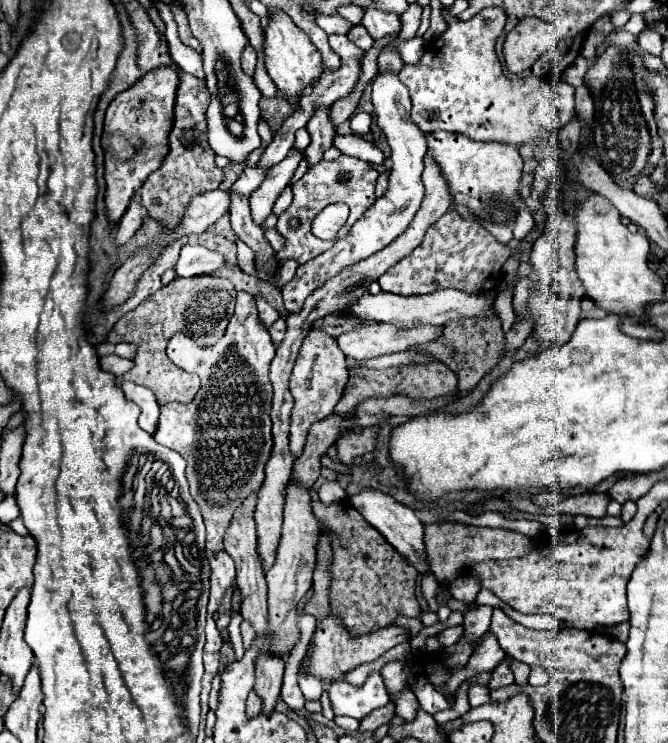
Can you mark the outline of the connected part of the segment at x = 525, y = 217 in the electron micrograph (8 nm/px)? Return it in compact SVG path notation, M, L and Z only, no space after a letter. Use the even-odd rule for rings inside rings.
M517 200L515 206L517 206L517 220L515 220L515 226L513 226L513 236L517 240L523 240L531 232L531 228L533 228L535 222L533 222L531 210L525 206L523 200Z

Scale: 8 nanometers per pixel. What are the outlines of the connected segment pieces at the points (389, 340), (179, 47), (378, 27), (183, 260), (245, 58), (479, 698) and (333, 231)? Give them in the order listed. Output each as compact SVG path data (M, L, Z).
M365 322L337 338L337 346L345 356L355 360L375 358L381 354L403 352L413 344L431 342L441 336L439 326L421 324L413 328L397 328L389 322Z
M155 2L155 6L159 8L159 14L163 18L163 22L167 24L167 30L165 30L165 36L169 40L169 50L171 50L171 58L173 62L187 74L193 74L197 78L205 78L205 72L203 72L203 62L201 62L201 54L197 54L193 48L185 46L179 36L177 36L177 26L175 26L175 20L171 16L171 10L163 4L163 2Z
M365 8L365 16L361 20L361 24L367 28L367 32L371 34L371 38L377 42L377 40L383 40L385 36L399 36L401 32L401 20L397 14L391 14L391 12L381 12L381 10L375 10L375 8Z
M185 244L179 252L179 260L175 264L177 276L197 276L217 270L223 264L221 254L211 252L203 246L189 246Z
M247 46L247 48L243 50L243 56L241 56L241 66L243 66L245 74L253 76L253 70L255 70L255 62L257 62L257 54L255 54L253 46Z
M473 684L469 688L469 704L471 704L471 708L481 706L481 704L487 704L487 702L489 702L489 690L487 690L487 686Z
M329 204L313 220L313 234L321 240L335 240L337 232L343 228L345 220L347 220L345 204Z

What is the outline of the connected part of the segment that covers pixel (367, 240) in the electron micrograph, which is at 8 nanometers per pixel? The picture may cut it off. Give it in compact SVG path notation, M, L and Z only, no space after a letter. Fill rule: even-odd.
M383 72L373 82L373 108L377 114L377 124L385 132L387 142L391 146L391 174L389 174L389 188L387 192L369 206L369 210L355 222L349 234L335 242L331 250L319 254L317 258L301 264L291 282L287 282L281 290L283 304L287 312L299 312L305 300L321 288L329 278L337 276L341 270L369 258L377 250L385 248L393 242L401 232L407 230L415 212L423 200L423 156L425 156L425 134L413 126L411 122L411 96L403 82L399 82L395 72Z

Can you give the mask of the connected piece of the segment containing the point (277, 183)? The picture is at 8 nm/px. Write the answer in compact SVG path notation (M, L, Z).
M297 148L289 150L287 158L277 166L273 166L273 170L269 170L269 178L265 178L265 182L249 196L251 216L255 224L261 226L261 222L272 213L276 199L293 178L301 160L303 160L301 150Z

